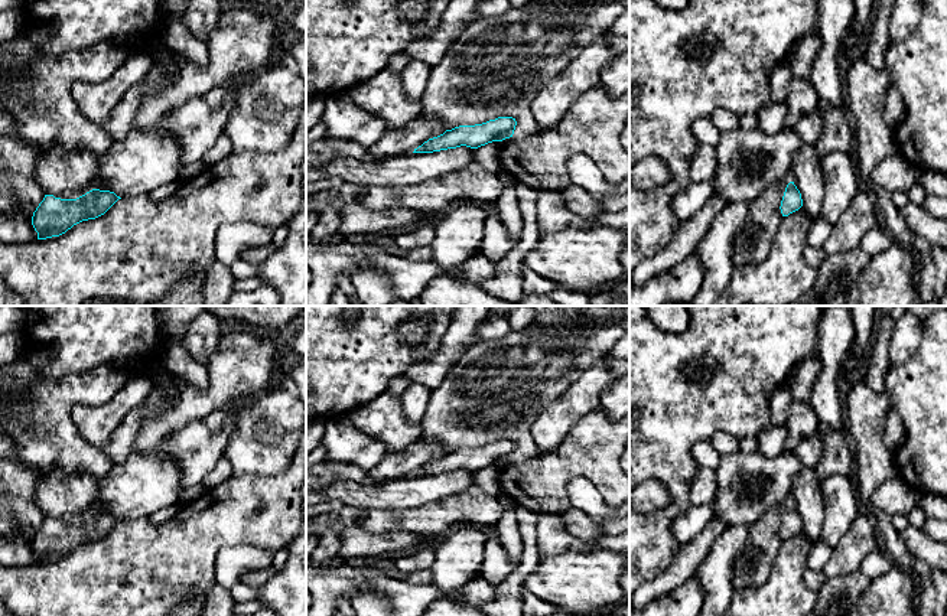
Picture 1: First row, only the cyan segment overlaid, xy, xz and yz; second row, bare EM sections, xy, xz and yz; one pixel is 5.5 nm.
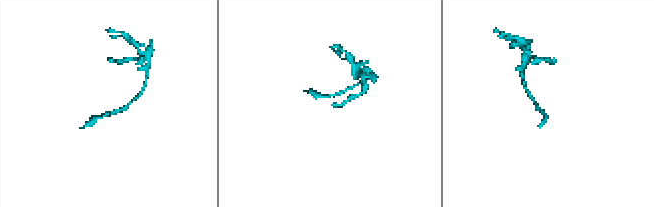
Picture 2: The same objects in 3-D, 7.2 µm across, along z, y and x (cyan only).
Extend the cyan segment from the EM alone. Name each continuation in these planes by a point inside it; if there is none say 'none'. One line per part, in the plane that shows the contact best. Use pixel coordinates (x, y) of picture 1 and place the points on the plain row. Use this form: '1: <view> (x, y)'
none

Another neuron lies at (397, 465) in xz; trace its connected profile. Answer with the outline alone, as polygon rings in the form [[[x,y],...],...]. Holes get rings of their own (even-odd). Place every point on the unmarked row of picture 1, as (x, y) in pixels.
[[[419,439],[400,452],[387,453],[374,469],[367,472],[367,479],[372,482],[406,479],[445,454],[442,446]]]

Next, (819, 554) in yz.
[[[819,541],[810,547],[810,553],[807,555],[807,567],[813,571],[823,571],[826,563],[832,555],[832,550],[823,541]]]

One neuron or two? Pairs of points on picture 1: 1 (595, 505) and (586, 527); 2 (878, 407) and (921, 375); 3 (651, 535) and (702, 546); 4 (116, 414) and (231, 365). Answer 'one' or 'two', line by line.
1: two
2: two
3: two
4: two

